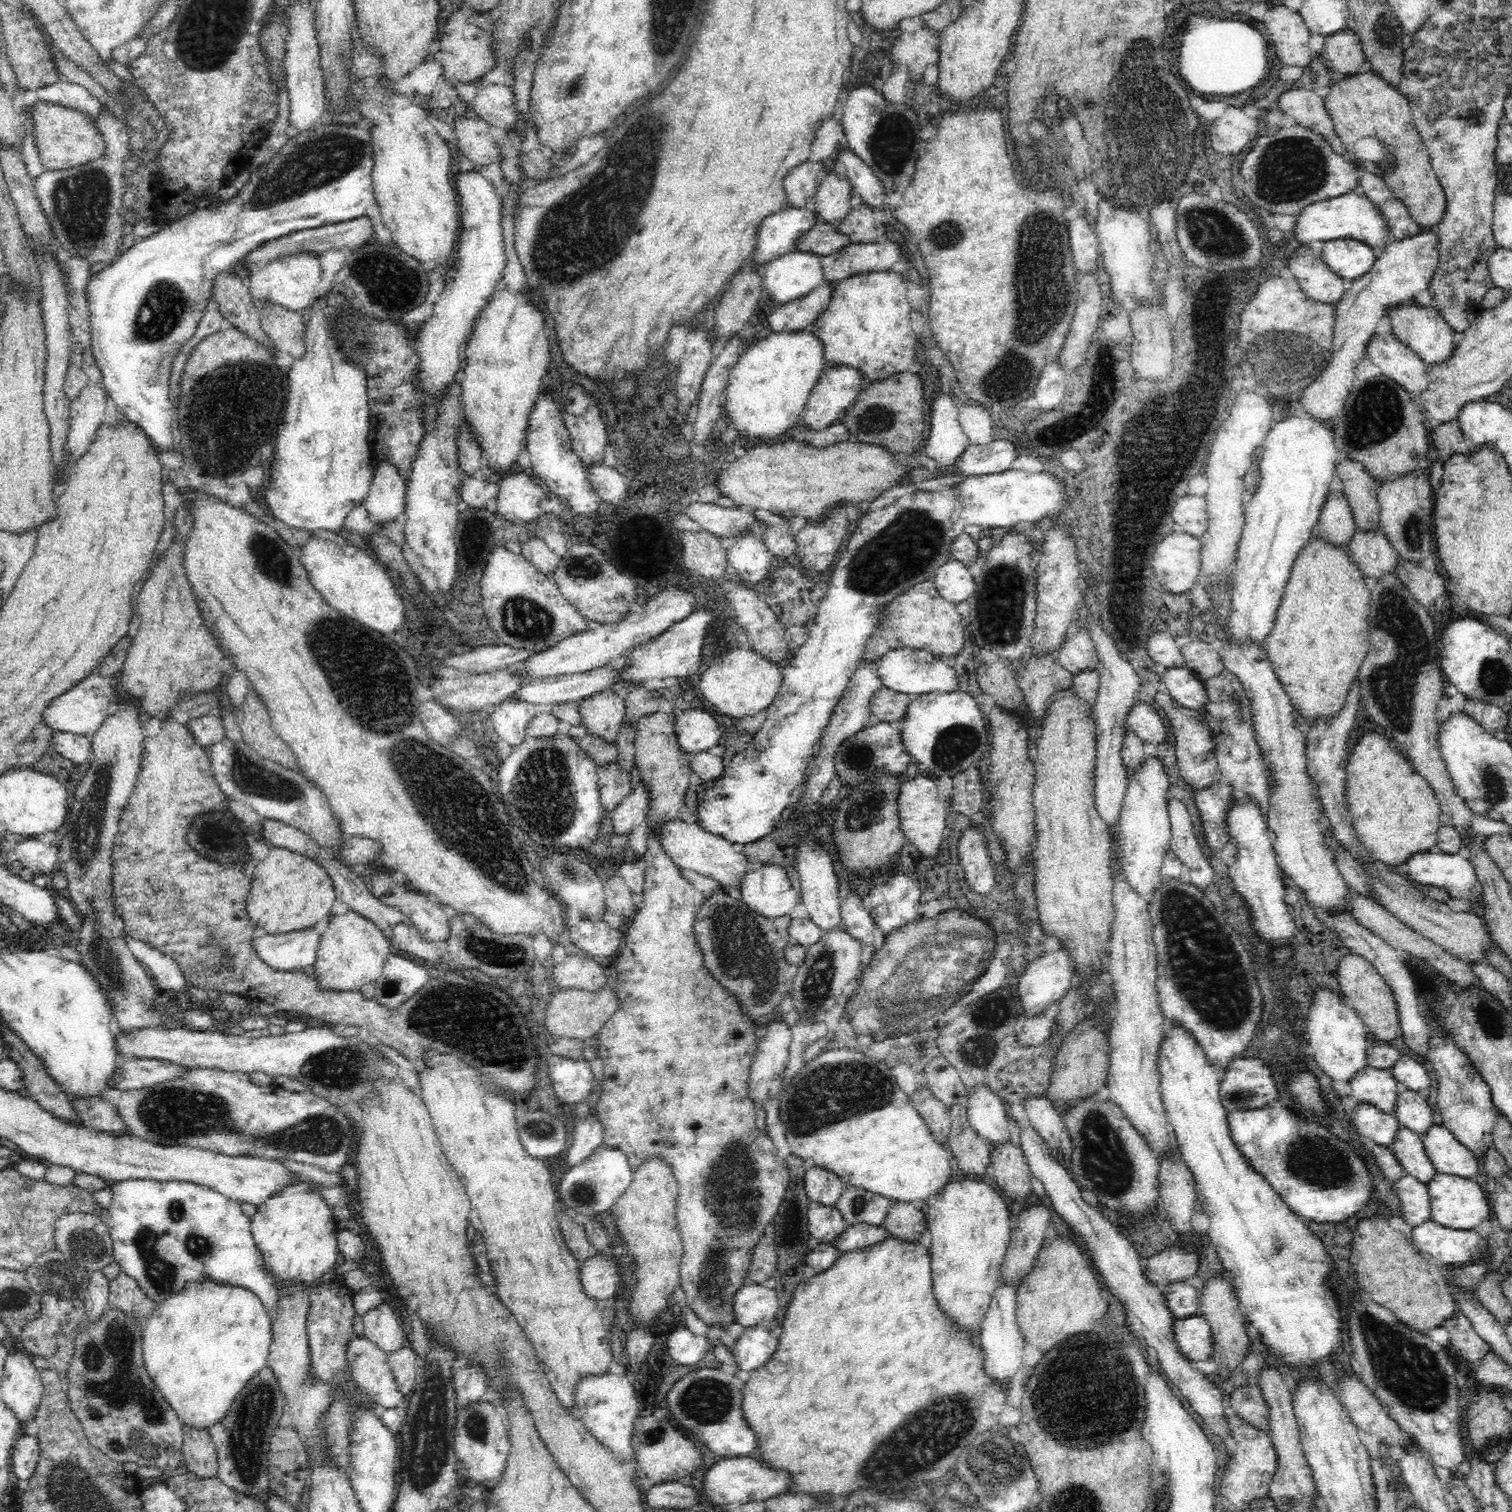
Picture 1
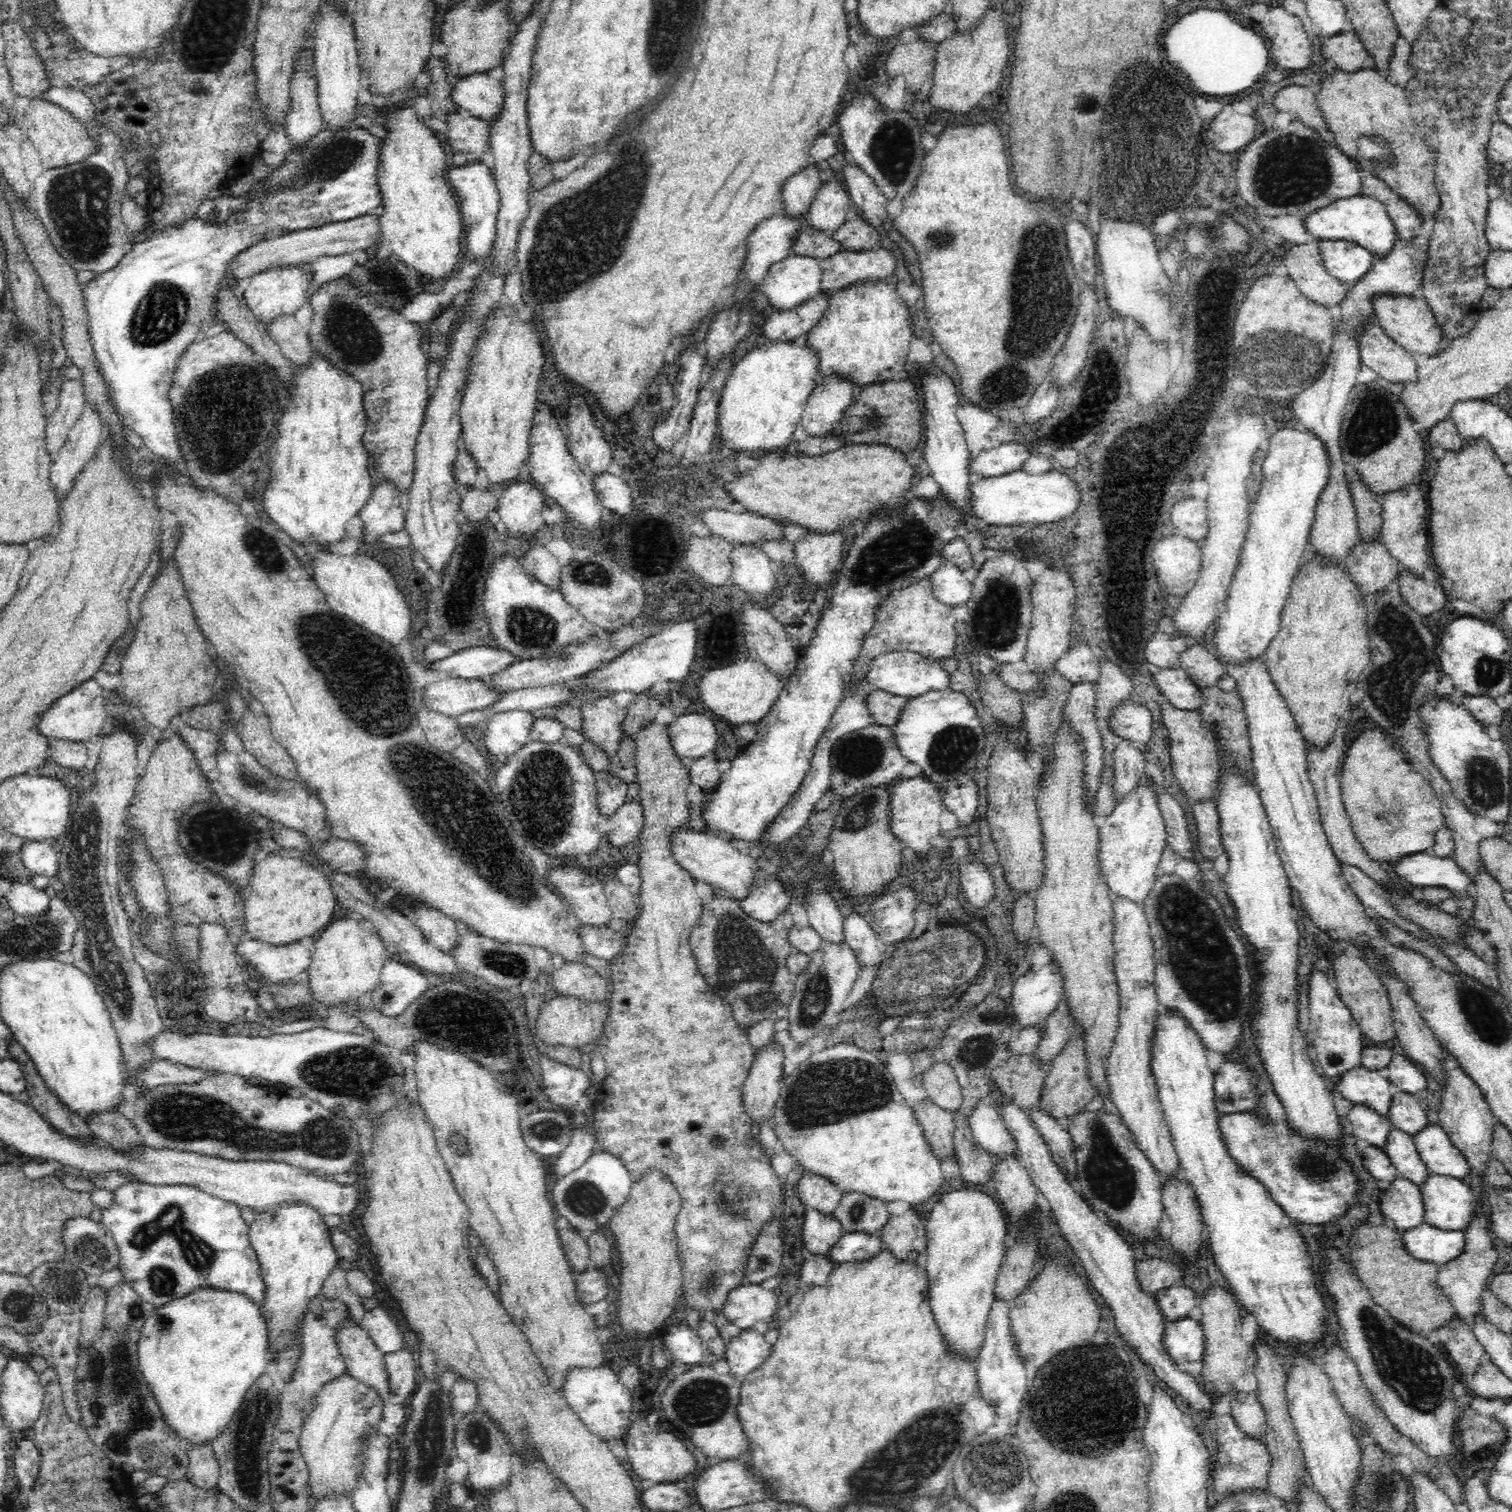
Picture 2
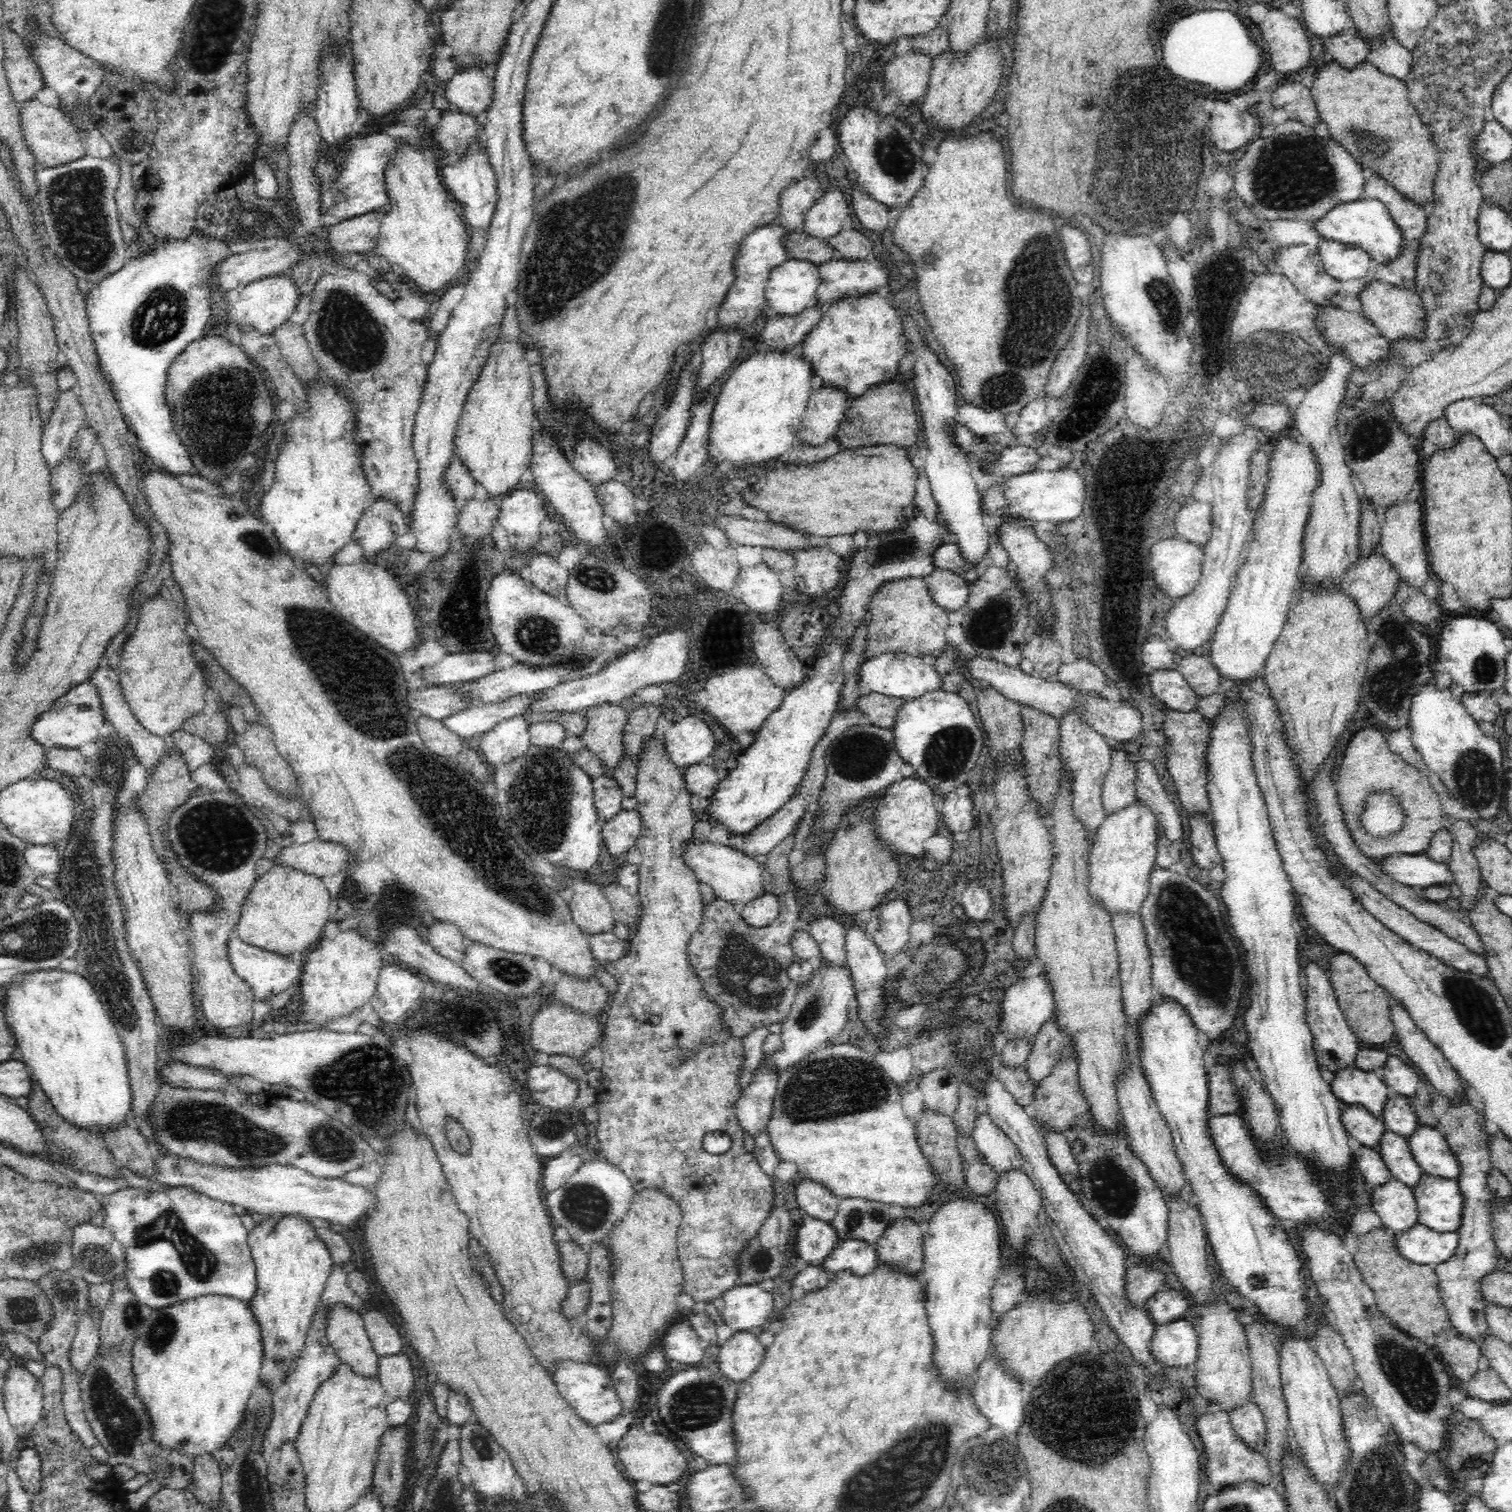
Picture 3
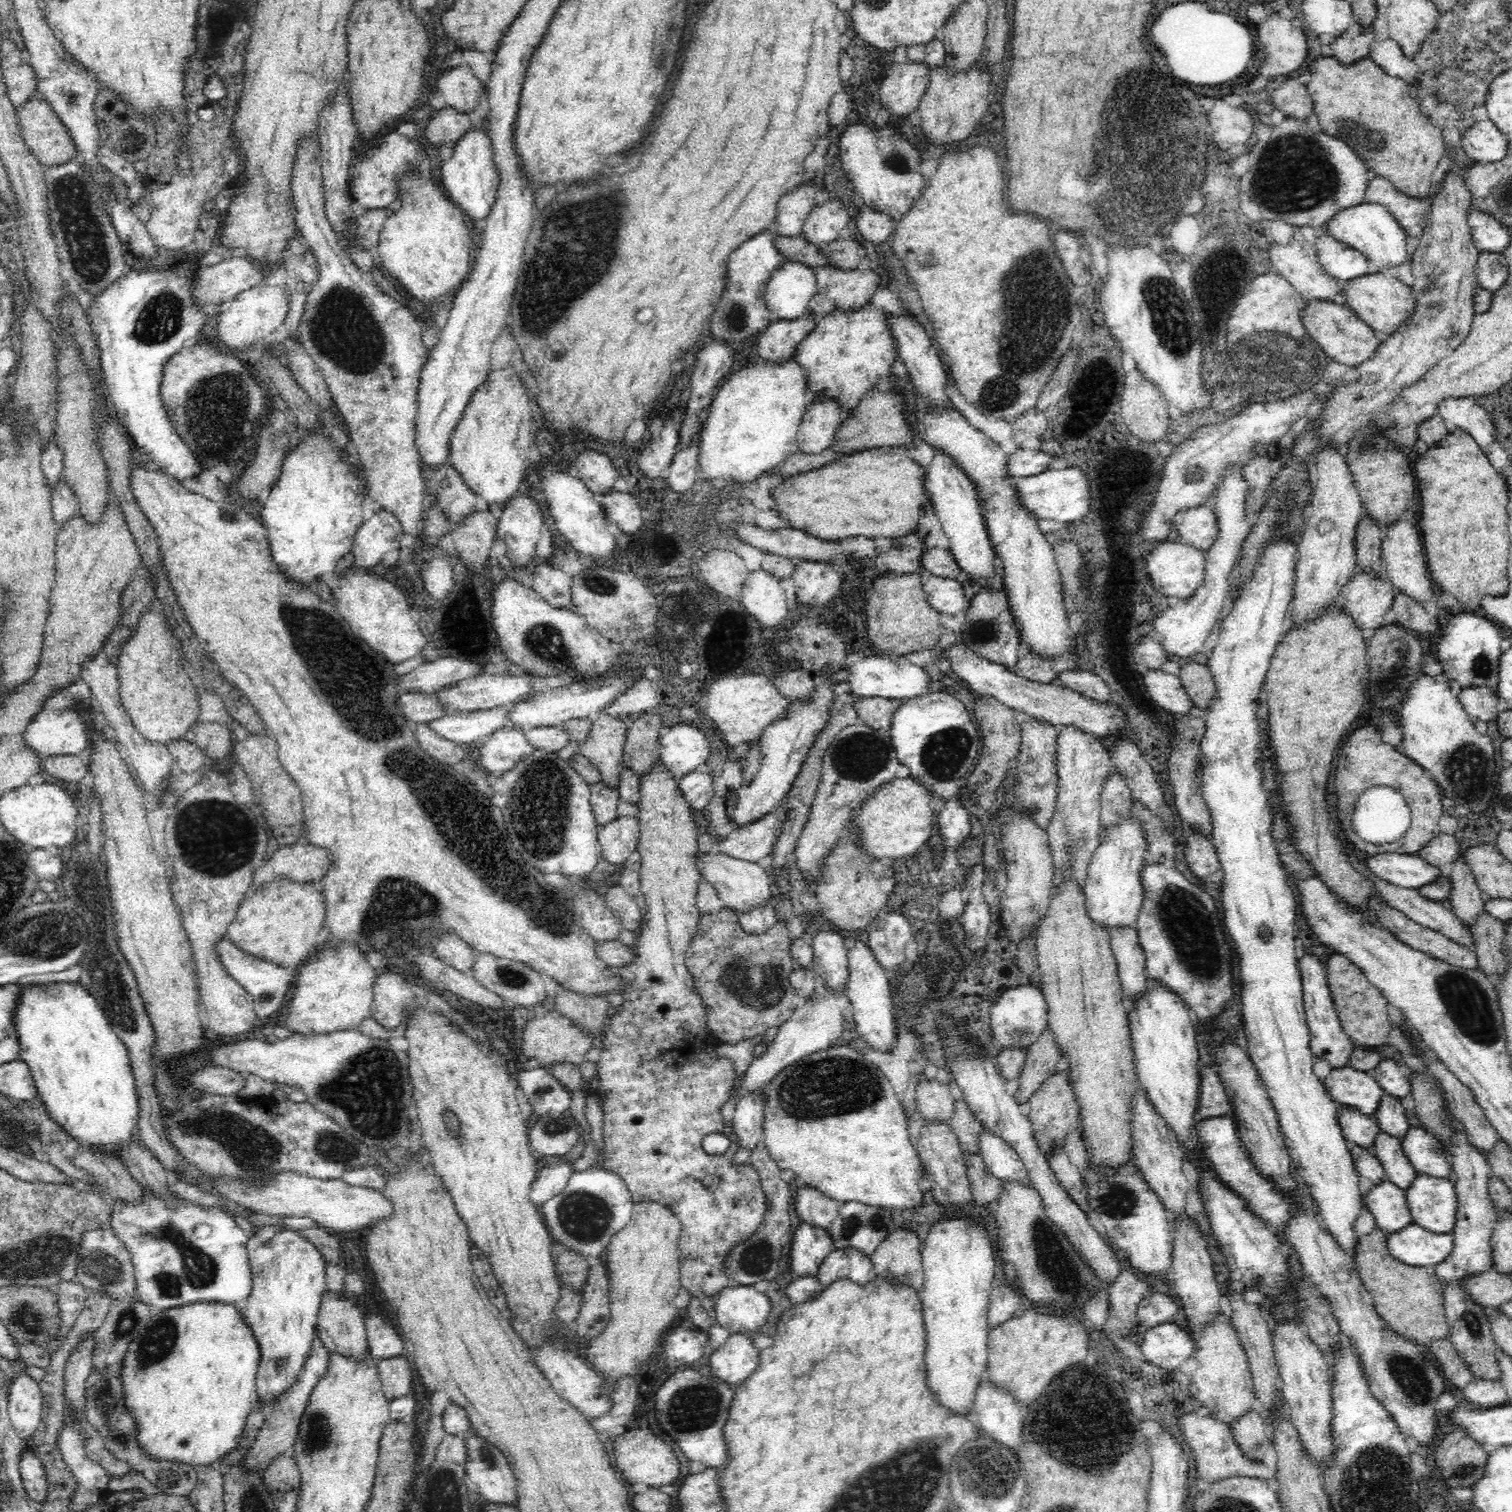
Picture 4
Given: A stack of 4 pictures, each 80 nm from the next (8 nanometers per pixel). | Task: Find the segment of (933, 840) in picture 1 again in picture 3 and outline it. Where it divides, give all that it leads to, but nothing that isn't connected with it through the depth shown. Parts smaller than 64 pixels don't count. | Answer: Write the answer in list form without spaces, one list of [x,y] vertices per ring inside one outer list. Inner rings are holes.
[[[912,776],[900,778],[879,793],[884,800],[876,812],[878,833],[882,840],[890,843],[894,852],[901,857],[919,860],[924,854],[924,842],[938,834],[938,820],[941,812],[938,812],[934,806],[936,792],[935,786]]]

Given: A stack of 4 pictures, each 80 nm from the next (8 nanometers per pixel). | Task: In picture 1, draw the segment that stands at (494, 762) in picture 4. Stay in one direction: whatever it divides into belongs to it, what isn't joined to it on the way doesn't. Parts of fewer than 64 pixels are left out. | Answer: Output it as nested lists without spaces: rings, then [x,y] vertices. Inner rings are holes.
[[[518,695],[506,697],[502,702],[497,702],[494,708],[490,718],[494,732],[512,747],[526,738],[527,724],[538,715],[536,704],[518,699]]]

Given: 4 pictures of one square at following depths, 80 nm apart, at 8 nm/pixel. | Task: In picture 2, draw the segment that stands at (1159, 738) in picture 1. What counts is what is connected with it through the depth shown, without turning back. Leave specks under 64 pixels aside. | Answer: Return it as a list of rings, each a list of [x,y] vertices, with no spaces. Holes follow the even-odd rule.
[[[1126,700],[1110,720],[1110,727],[1123,739],[1146,745],[1152,742],[1156,728],[1154,721],[1148,706]]]

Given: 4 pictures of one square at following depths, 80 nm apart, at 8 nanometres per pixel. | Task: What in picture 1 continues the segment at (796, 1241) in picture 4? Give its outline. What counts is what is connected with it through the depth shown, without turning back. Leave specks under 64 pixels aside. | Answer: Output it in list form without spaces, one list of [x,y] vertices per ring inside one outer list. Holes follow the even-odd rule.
[[[809,1201],[808,1230],[813,1243],[830,1242],[847,1227],[846,1219],[838,1211],[836,1204],[826,1205],[818,1201]]]

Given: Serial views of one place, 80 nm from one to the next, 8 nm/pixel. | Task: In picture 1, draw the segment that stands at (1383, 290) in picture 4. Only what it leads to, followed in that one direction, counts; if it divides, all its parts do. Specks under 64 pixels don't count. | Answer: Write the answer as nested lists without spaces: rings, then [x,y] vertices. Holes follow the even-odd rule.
[[[1392,306],[1388,308],[1388,318],[1394,336],[1408,345],[1428,365],[1444,364],[1454,356],[1460,335],[1450,327],[1446,317],[1432,306]]]

